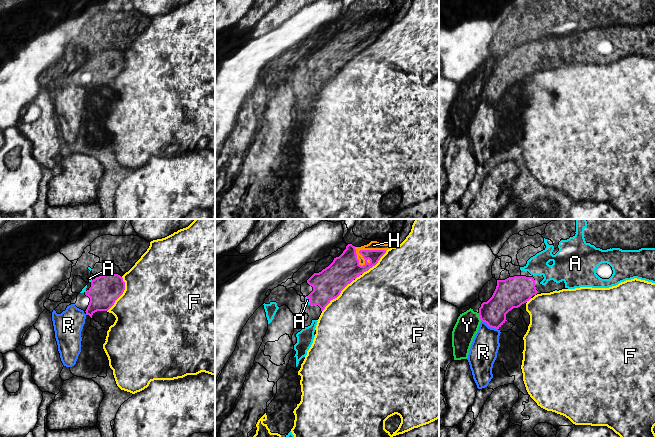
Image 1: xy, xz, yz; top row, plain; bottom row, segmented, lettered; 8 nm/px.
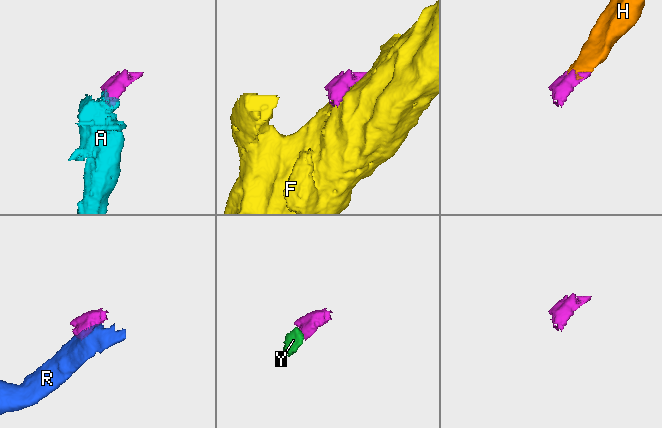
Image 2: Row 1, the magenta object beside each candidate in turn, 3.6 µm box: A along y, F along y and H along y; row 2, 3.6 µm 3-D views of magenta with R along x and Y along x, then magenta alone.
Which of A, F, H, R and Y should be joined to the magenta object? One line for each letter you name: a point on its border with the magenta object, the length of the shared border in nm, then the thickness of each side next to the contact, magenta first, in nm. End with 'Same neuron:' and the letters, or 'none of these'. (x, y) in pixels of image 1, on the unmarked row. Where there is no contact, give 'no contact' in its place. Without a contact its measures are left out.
A: contact xz (309, 75); length 80 nm; calibres 240 and 40 nm
H: contact xz (361, 30); length 260 nm; calibres 220 and 80 nm
Same neuron: A, H

